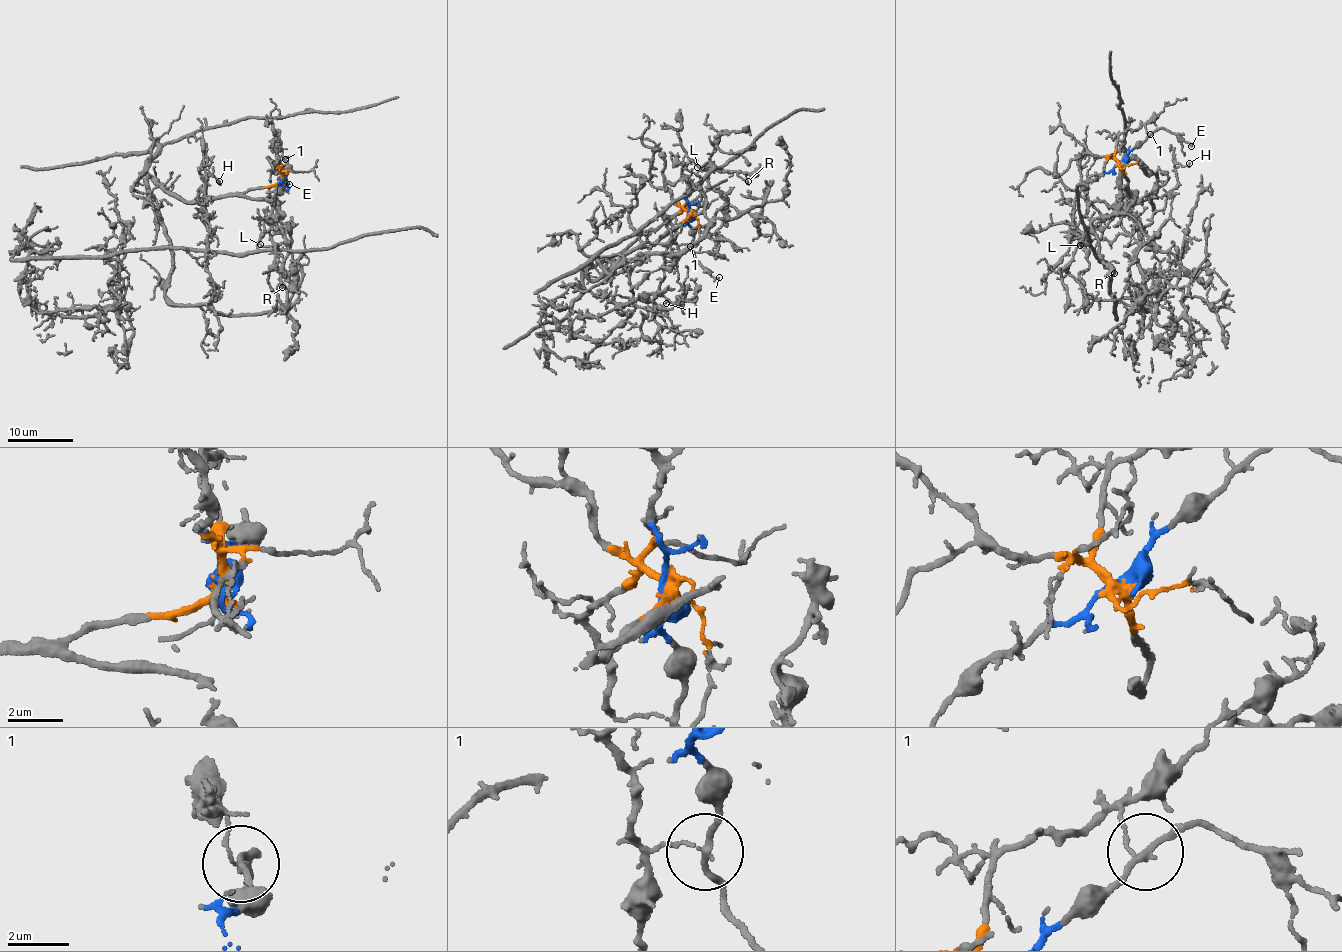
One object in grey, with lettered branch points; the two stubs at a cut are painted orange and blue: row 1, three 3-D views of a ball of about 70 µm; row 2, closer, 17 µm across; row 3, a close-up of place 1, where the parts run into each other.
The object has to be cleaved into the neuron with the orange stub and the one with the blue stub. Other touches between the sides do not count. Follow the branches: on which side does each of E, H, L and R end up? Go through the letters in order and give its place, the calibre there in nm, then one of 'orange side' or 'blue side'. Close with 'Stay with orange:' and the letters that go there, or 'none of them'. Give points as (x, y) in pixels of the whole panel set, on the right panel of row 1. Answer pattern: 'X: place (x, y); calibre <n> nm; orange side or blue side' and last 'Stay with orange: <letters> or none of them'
E: place (1191, 146); calibre 180 nm; blue side
H: place (1189, 163); calibre 120 nm; orange side
L: place (1080, 245); calibre 140 nm; blue side
R: place (1114, 273); calibre 160 nm; orange side
Stay with orange: H, R

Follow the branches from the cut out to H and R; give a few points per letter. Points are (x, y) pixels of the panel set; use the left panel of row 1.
H: (281, 180), (242, 193), (212, 197), (203, 204), (207, 228), (202, 218), (207, 178), (215, 176), (219, 181)
R: (281, 180), (270, 194), (279, 203), (277, 218), (290, 227), (279, 227), (288, 250), (282, 288)

